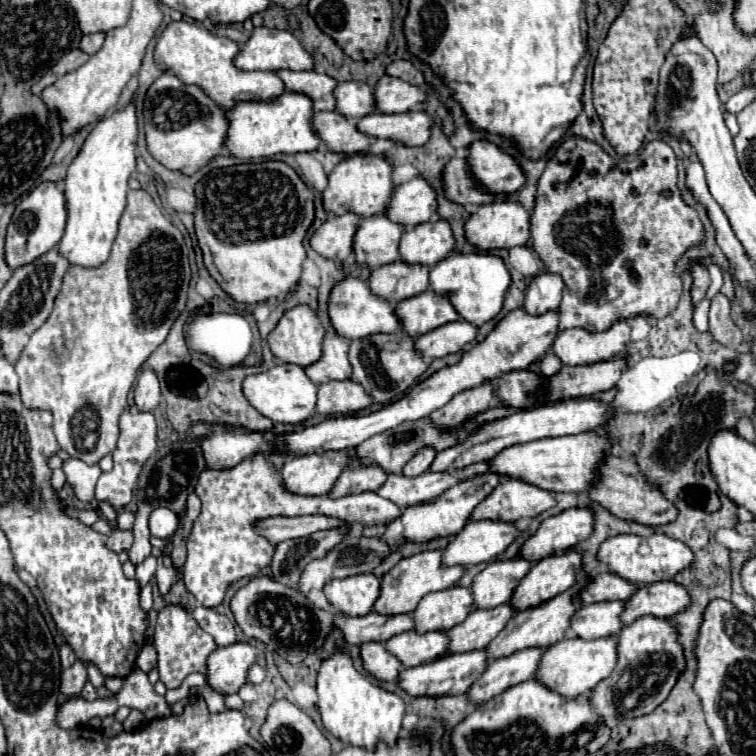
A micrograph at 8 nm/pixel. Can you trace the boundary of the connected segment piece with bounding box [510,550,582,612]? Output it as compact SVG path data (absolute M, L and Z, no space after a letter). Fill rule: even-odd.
M564 552L540 562L534 562L528 570L528 576L520 580L516 592L512 594L510 604L516 604L520 612L540 604L540 600L550 600L570 588L582 576L582 556L578 552Z

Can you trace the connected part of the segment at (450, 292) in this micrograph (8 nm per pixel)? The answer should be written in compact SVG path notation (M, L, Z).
M452 252L442 262L432 266L430 272L430 288L434 292L440 292L442 296L448 296L456 312L460 312L460 318L476 326L482 326L484 322L492 320L502 310L508 284L510 284L510 274L502 258L490 254L478 254L478 252L472 254Z

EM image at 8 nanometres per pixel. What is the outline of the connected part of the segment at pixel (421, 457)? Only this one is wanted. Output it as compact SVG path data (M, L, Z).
M420 448L420 452L416 452L416 456L412 456L412 460L408 460L408 464L404 466L404 476L424 474L430 468L434 456L436 452L432 452L432 448Z

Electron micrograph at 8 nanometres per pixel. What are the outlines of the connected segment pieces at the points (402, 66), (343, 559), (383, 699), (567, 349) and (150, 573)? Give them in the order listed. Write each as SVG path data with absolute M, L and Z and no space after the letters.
M396 60L386 68L388 76L396 76L400 80L408 80L408 84L416 84L416 86L424 86L424 76L420 70L414 68L412 62L408 60Z
M348 536L346 540L342 540L336 548L332 548L324 558L320 560L312 560L302 576L300 576L300 590L304 590L304 594L308 594L310 590L322 590L326 582L334 580L334 578L346 578L346 576L354 576L354 574L366 574L372 572L374 566L378 566L382 562L382 558L386 554L390 554L394 548L390 548L388 544L384 544L380 538L364 538L364 536Z
M334 654L320 666L318 672L318 710L322 716L322 726L350 746L376 748L376 742L382 740L388 746L396 744L402 718L404 702L392 692L386 692L380 686L374 686L366 676L354 670L348 654Z
M616 322L610 330L600 332L600 334L590 334L584 328L572 328L572 330L564 330L556 336L554 344L552 344L552 352L560 358L562 364L596 364L600 360L612 360L612 356L620 356L626 346L630 342L630 326L628 322Z
M150 555L136 568L136 582L140 584L140 588L144 588L154 578L156 566L158 566L158 558Z

